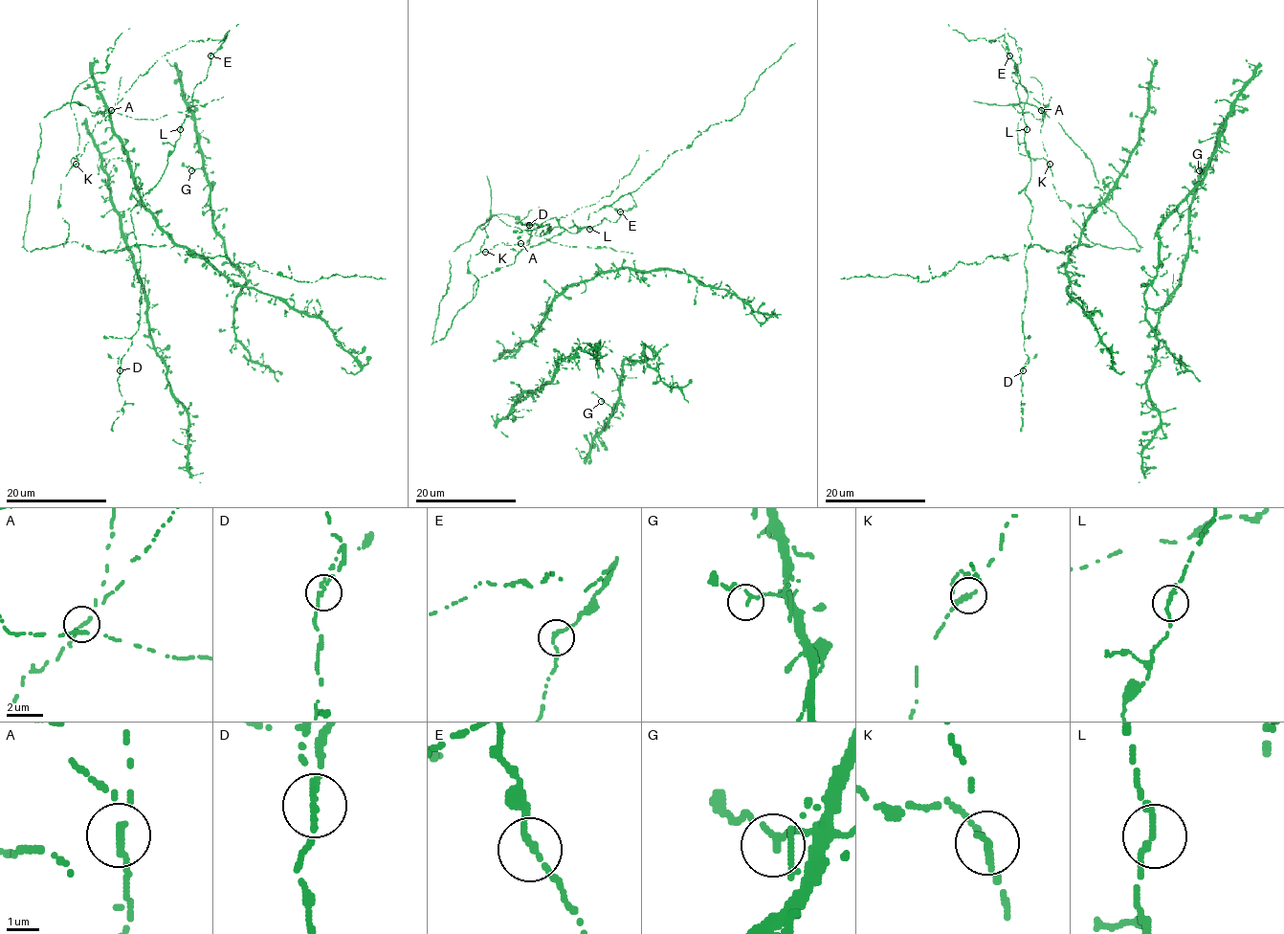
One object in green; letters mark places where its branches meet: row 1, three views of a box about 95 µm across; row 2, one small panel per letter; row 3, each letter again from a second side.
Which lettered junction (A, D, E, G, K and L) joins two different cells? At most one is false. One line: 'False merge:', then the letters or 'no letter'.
False merge: A

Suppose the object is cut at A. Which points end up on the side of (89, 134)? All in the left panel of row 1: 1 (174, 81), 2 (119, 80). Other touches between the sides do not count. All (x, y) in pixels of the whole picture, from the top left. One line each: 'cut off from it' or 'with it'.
1: with it
2: cut off from it

